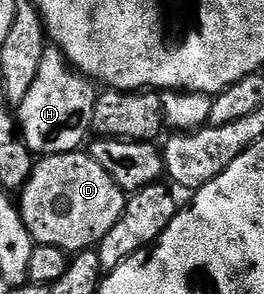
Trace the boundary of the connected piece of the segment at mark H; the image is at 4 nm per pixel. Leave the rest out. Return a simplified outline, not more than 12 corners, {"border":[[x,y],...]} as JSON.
{"border":[[45,46],[18,104],[33,156],[81,150],[98,87]]}

